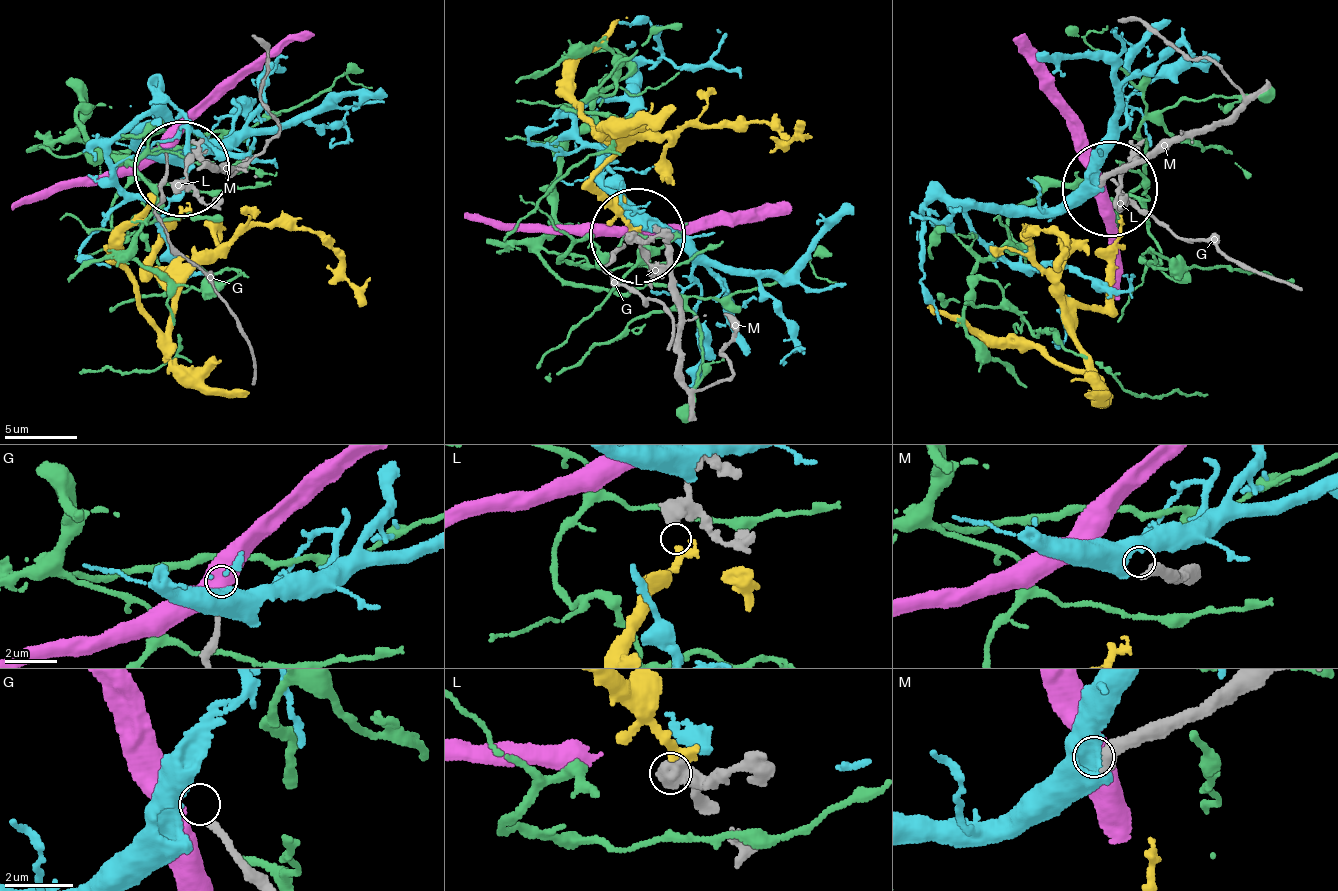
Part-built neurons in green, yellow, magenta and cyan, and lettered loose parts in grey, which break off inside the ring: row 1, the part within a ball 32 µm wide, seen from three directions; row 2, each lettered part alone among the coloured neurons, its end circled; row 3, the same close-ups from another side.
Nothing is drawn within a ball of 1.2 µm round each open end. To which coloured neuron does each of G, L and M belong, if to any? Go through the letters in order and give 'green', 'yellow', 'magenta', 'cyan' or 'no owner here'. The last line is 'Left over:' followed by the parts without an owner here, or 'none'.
G: no owner here
L: yellow
M: no owner here
Left over: G, M

